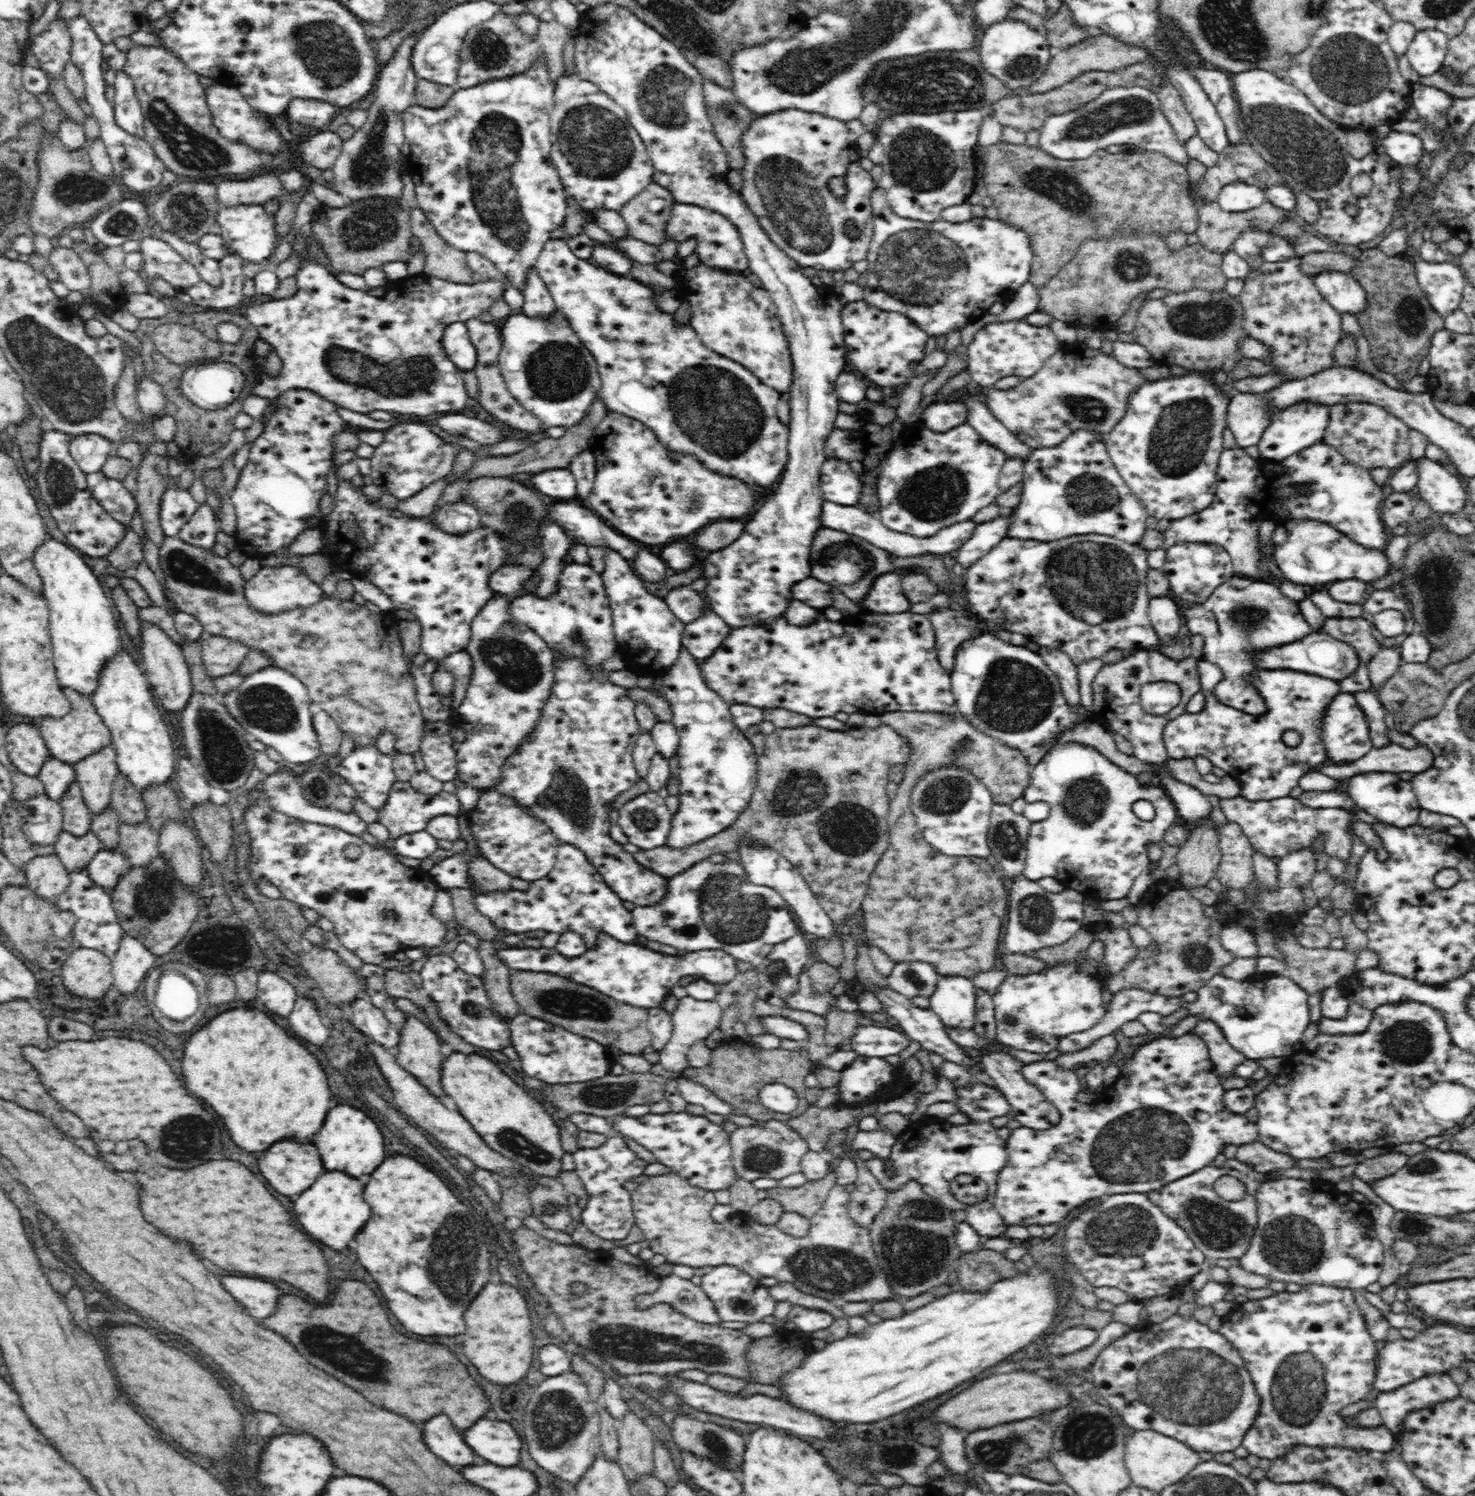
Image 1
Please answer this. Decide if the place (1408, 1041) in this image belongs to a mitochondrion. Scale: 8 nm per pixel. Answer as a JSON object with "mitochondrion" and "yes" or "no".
{"mitochondrion":"yes"}

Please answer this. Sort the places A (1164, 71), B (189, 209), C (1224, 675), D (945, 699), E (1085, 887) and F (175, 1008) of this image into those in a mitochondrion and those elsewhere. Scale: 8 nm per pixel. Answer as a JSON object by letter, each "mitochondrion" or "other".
{"A":"other","B":"mitochondrion","C":"other","D":"other","E":"other","F":"other"}

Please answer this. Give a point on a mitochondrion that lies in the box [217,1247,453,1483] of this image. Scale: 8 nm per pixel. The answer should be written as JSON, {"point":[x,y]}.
{"point":[323,1343]}

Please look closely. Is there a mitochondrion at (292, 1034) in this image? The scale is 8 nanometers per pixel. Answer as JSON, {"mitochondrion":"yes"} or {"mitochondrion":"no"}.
{"mitochondrion":"no"}

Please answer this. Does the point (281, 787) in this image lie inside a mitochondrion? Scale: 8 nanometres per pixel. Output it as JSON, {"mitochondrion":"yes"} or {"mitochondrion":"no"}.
{"mitochondrion":"yes"}

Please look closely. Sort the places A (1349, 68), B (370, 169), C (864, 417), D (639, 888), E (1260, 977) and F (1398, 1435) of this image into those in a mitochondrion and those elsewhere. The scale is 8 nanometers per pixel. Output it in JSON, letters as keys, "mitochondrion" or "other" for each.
{"A":"mitochondrion","B":"mitochondrion","C":"other","D":"other","E":"other","F":"other"}

